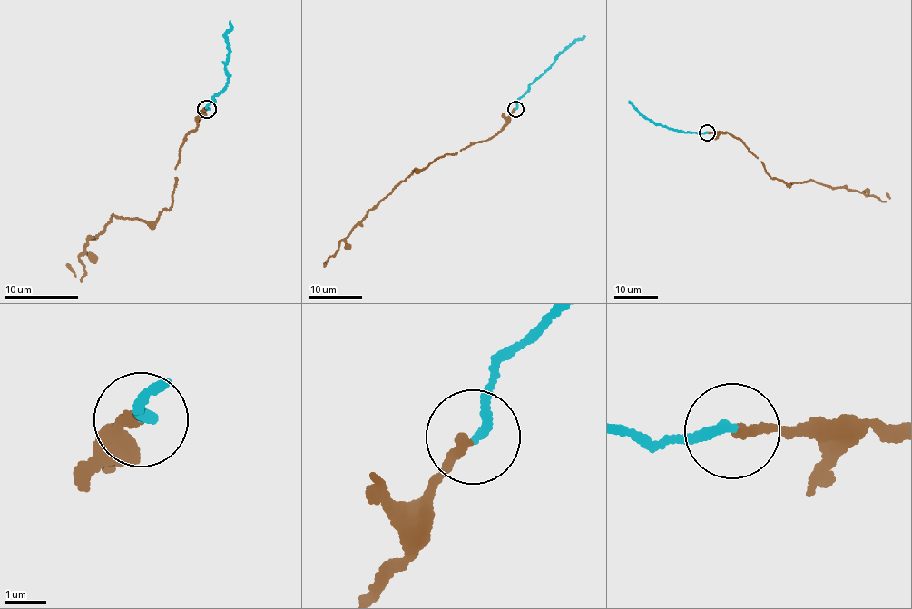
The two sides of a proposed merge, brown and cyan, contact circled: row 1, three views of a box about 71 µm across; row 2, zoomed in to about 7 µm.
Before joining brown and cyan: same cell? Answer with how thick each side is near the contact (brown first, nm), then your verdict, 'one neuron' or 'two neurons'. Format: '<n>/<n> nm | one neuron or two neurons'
240/240 nm | one neuron

